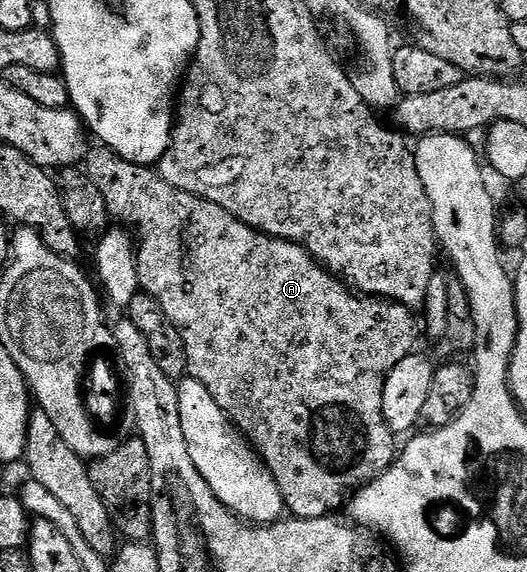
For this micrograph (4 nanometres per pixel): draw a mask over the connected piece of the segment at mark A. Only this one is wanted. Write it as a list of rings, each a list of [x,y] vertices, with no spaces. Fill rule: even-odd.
[[[97,145],[94,151],[92,148],[83,160],[83,170],[87,177],[91,177],[91,181],[95,181],[95,185],[99,185],[99,193],[103,193],[103,201],[107,201],[110,216],[135,233],[139,240],[136,248],[141,291],[155,297],[155,301],[163,305],[163,313],[171,317],[175,329],[179,329],[183,345],[187,349],[188,374],[207,385],[207,393],[215,397],[215,405],[223,409],[233,426],[249,440],[253,450],[260,455],[265,468],[275,477],[279,493],[283,493],[286,512],[295,519],[324,519],[340,512],[337,510],[346,506],[350,492],[378,479],[399,454],[399,443],[393,440],[396,439],[395,432],[383,417],[383,389],[385,378],[391,373],[391,369],[395,369],[395,365],[399,365],[403,357],[414,354],[417,331],[419,335],[418,316],[416,319],[413,316],[416,314],[410,308],[402,303],[395,303],[392,299],[362,297],[318,263],[306,247],[251,229],[246,223],[227,213],[227,209],[195,197],[183,189],[175,189],[175,185],[167,185],[167,181],[163,181],[163,177],[152,166],[144,167],[121,159],[110,147]]]

